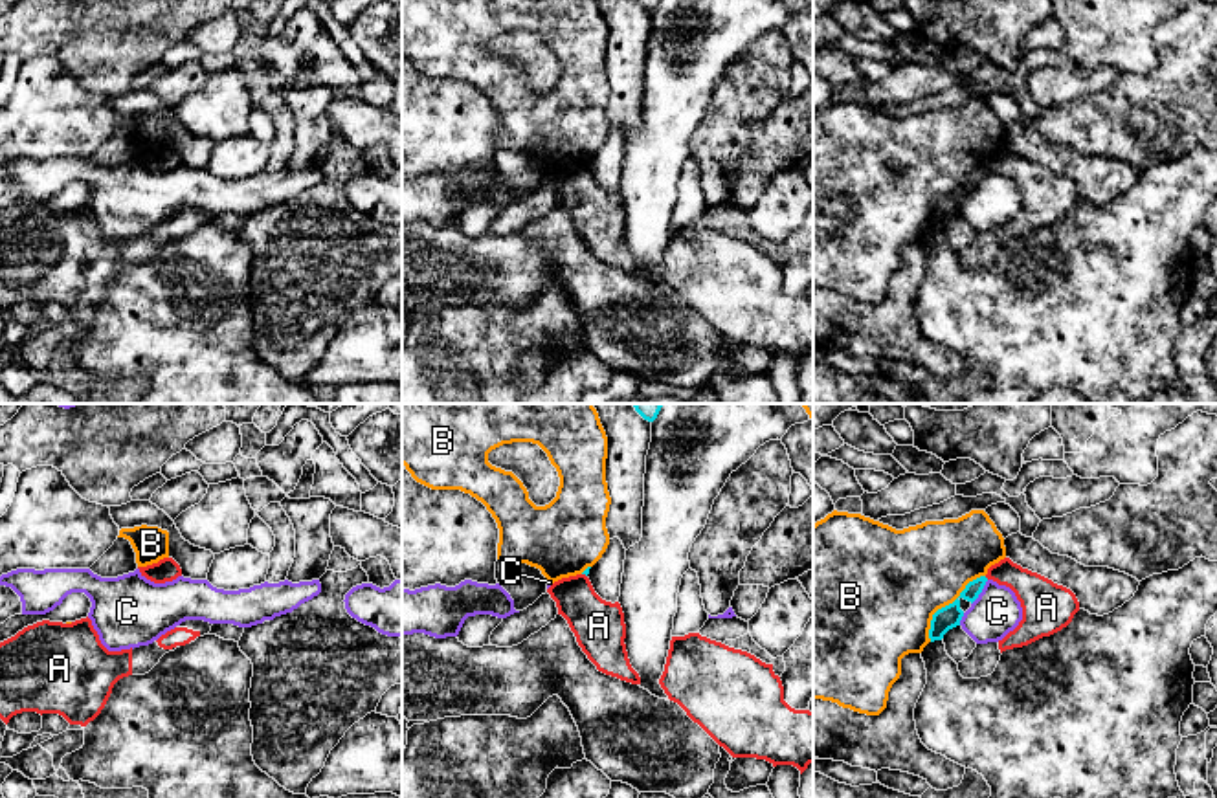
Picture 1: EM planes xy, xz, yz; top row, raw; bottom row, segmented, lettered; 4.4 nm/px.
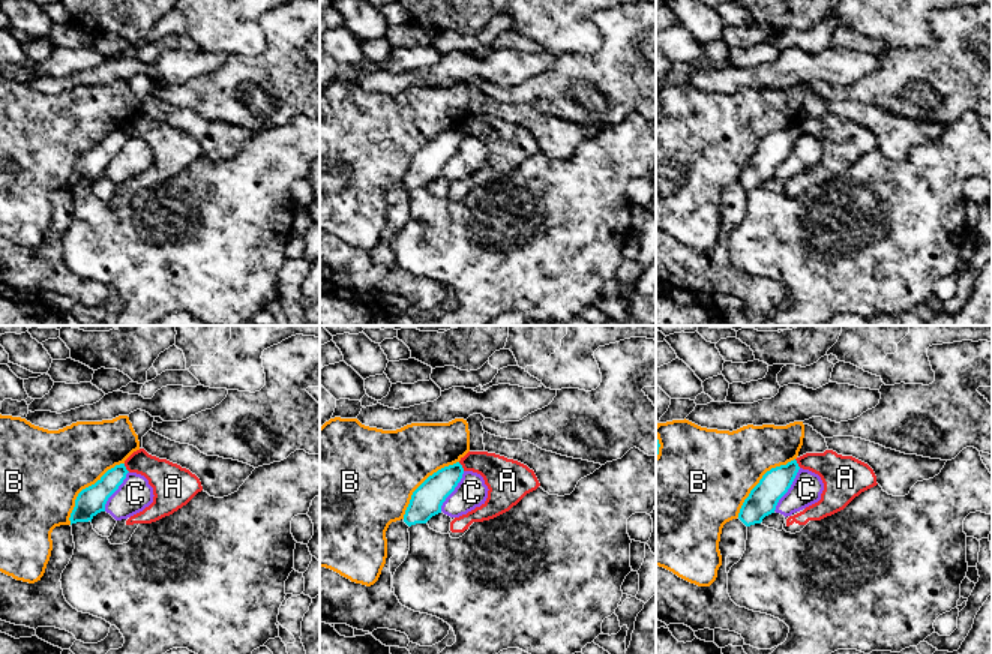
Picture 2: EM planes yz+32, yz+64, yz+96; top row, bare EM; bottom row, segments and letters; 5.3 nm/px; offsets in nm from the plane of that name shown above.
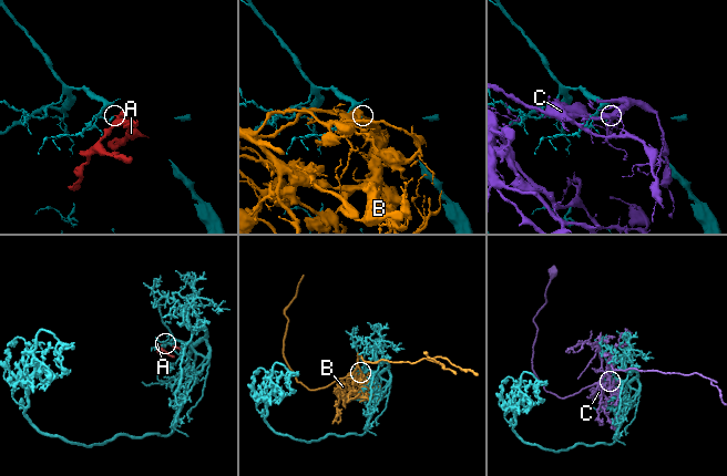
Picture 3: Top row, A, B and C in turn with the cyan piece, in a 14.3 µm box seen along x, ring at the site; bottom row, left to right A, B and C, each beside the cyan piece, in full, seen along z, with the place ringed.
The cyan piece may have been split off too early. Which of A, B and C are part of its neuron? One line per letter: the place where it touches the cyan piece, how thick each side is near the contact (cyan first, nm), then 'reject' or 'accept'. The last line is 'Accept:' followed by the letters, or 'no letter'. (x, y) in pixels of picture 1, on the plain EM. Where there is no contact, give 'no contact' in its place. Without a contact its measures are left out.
A: xz (584, 162) | 20/220 nm | reject
B: yz (946, 195) | 100/440 nm | reject
C: yz (981, 180) | 100/200 nm | reject
Accept: no letter

